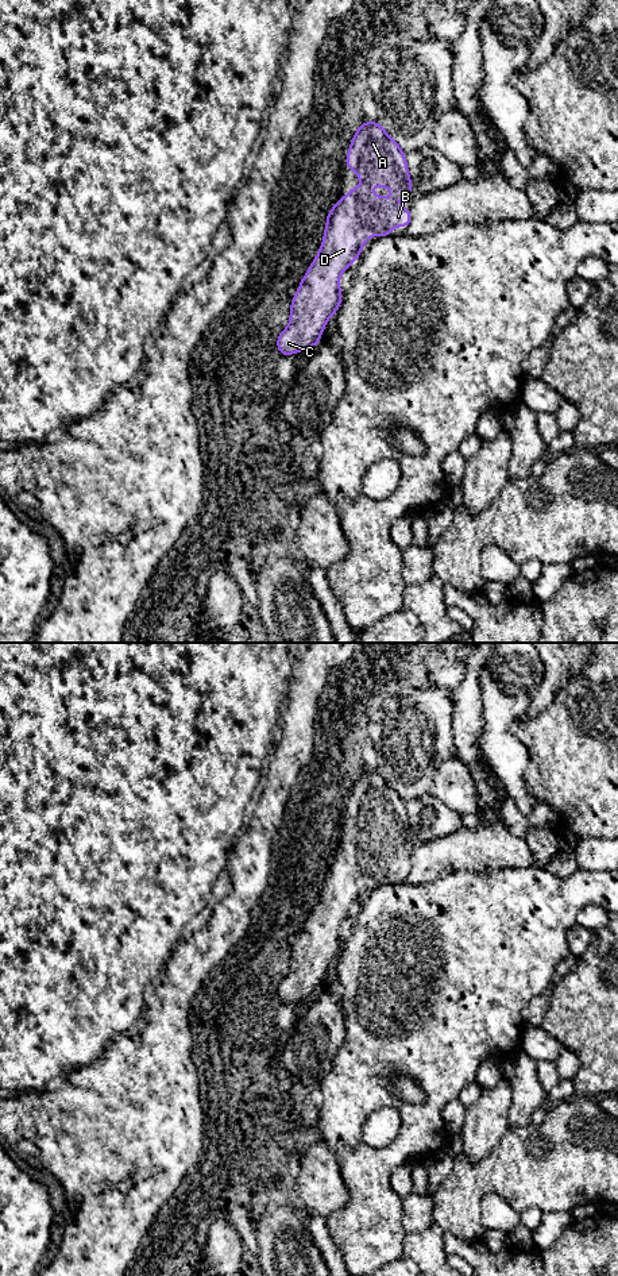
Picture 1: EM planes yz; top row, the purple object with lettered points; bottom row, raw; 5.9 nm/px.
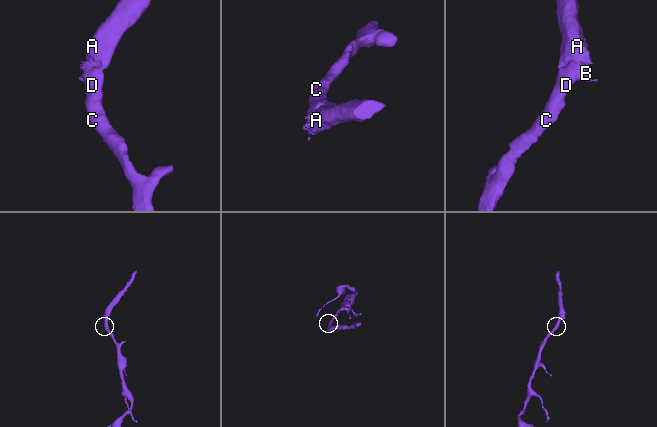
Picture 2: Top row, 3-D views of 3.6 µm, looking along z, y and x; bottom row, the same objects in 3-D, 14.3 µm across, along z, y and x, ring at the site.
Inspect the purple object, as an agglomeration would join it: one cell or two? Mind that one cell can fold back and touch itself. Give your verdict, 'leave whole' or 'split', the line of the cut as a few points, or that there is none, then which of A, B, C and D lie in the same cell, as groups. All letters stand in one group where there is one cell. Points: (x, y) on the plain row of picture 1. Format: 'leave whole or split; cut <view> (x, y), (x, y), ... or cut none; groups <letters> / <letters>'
leave whole; cut none; groups A B C D

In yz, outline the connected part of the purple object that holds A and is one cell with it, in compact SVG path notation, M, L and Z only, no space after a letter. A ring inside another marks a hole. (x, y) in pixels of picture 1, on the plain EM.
M366 770L359 774L347 801L345 816L354 817L359 829L366 832L351 837L327 863L322 893L291 948L289 974L277 987L277 996L282 1005L306 999L321 988L327 969L341 952L340 922L359 906L362 895L372 882L375 880L378 886L391 884L393 875L410 874L410 857L401 856L398 852L401 845L414 840L405 801L379 771ZM371 833L387 834L395 844L376 845L370 837Z

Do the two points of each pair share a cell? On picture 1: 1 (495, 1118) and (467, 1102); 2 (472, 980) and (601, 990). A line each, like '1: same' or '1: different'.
1: different
2: different

